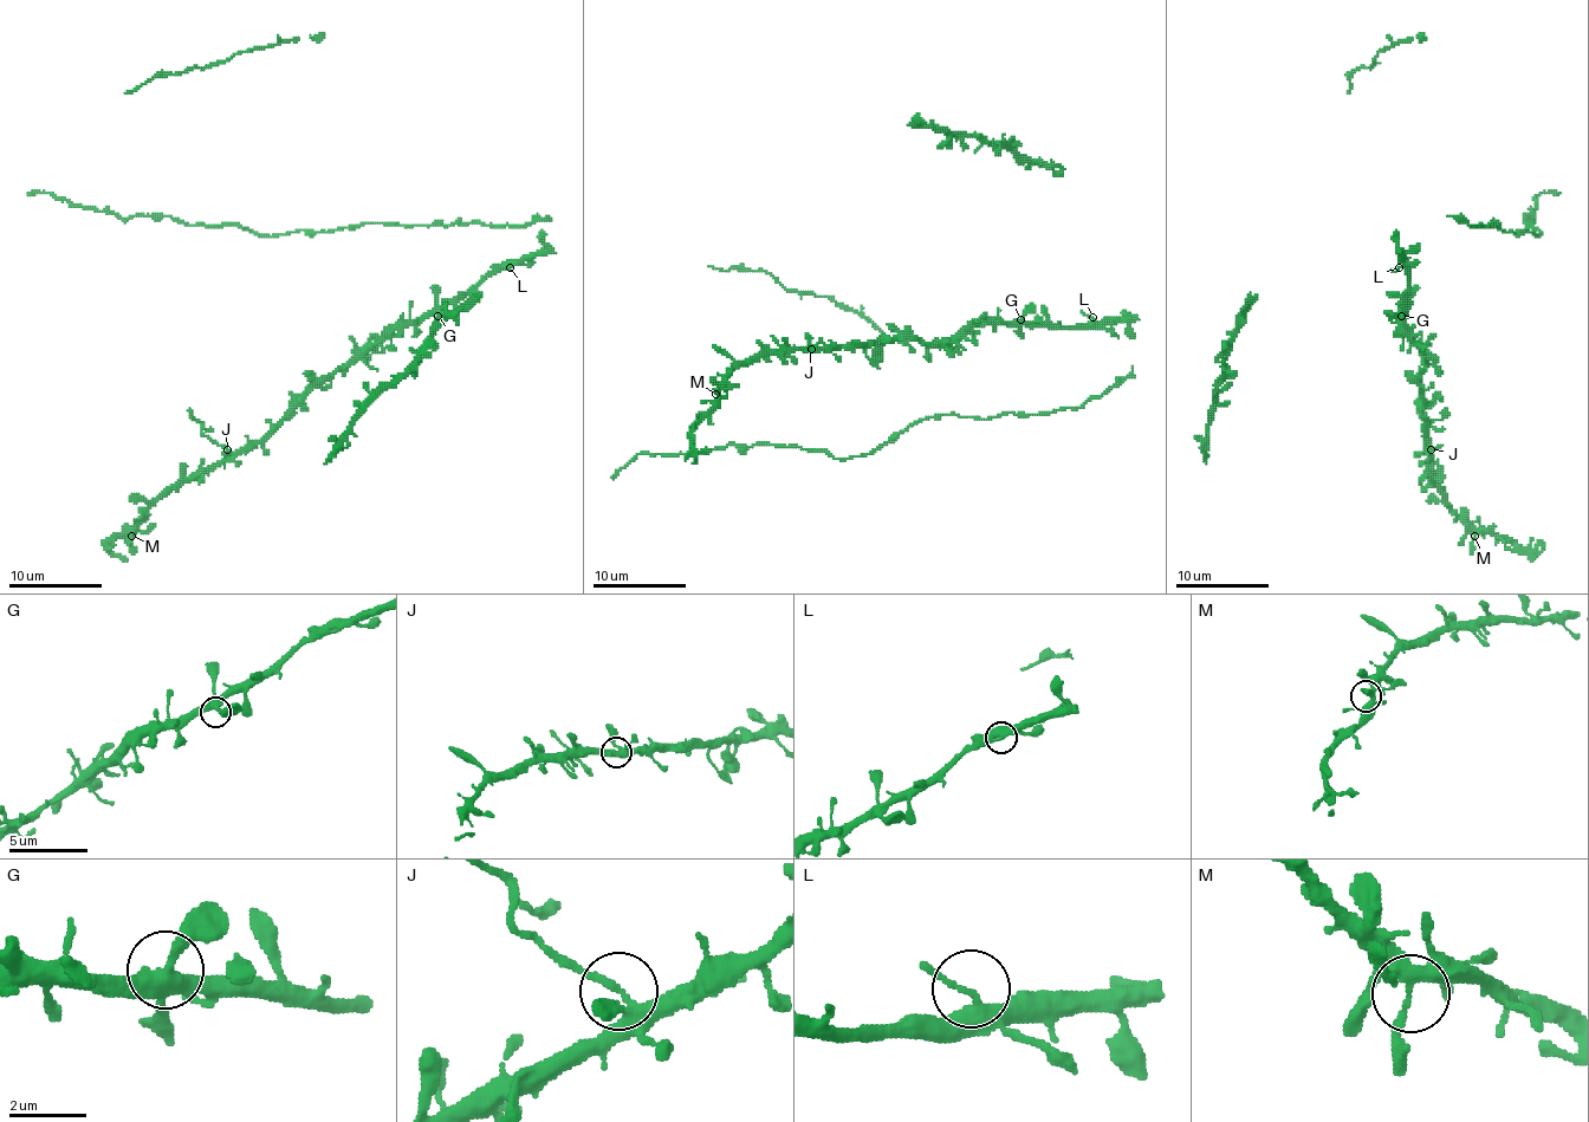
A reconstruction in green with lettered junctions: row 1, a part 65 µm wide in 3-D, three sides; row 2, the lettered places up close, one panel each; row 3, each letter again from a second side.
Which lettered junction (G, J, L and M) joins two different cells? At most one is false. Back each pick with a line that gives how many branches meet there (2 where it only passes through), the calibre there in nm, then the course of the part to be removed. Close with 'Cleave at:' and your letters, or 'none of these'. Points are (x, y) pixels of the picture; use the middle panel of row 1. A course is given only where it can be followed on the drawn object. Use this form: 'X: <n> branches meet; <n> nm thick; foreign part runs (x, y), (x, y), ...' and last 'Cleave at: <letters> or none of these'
J: 4 branches meet; 240 nm thick; foreign part runs (810, 350), (783, 348), (773, 338)
Cleave at: J

